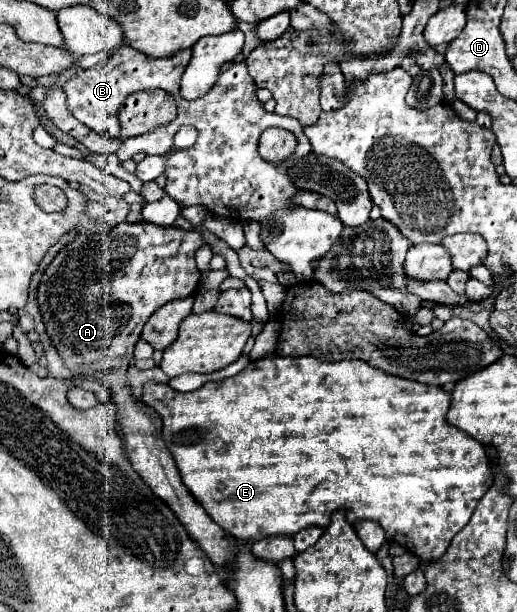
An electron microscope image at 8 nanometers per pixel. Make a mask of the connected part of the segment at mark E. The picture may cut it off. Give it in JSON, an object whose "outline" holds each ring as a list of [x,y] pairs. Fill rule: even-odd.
{"outline":[[[271,353],[257,361],[251,361],[235,377],[229,377],[219,383],[207,383],[205,387],[191,393],[179,393],[167,383],[145,381],[141,401],[159,413],[163,423],[163,441],[177,463],[185,487],[193,493],[193,497],[203,505],[203,509],[217,525],[221,525],[227,533],[241,541],[261,541],[261,537],[273,535],[295,535],[303,527],[311,525],[327,527],[329,513],[343,509],[349,523],[355,523],[357,519],[377,521],[385,529],[389,541],[405,545],[413,555],[421,559],[439,559],[449,547],[449,541],[469,523],[479,499],[489,489],[487,479],[491,477],[491,465],[487,451],[471,435],[461,429],[455,429],[445,421],[445,415],[449,411],[449,393],[445,393],[441,387],[431,387],[417,381],[387,375],[369,367],[361,359],[329,361],[317,357],[281,357],[277,353]]]}

